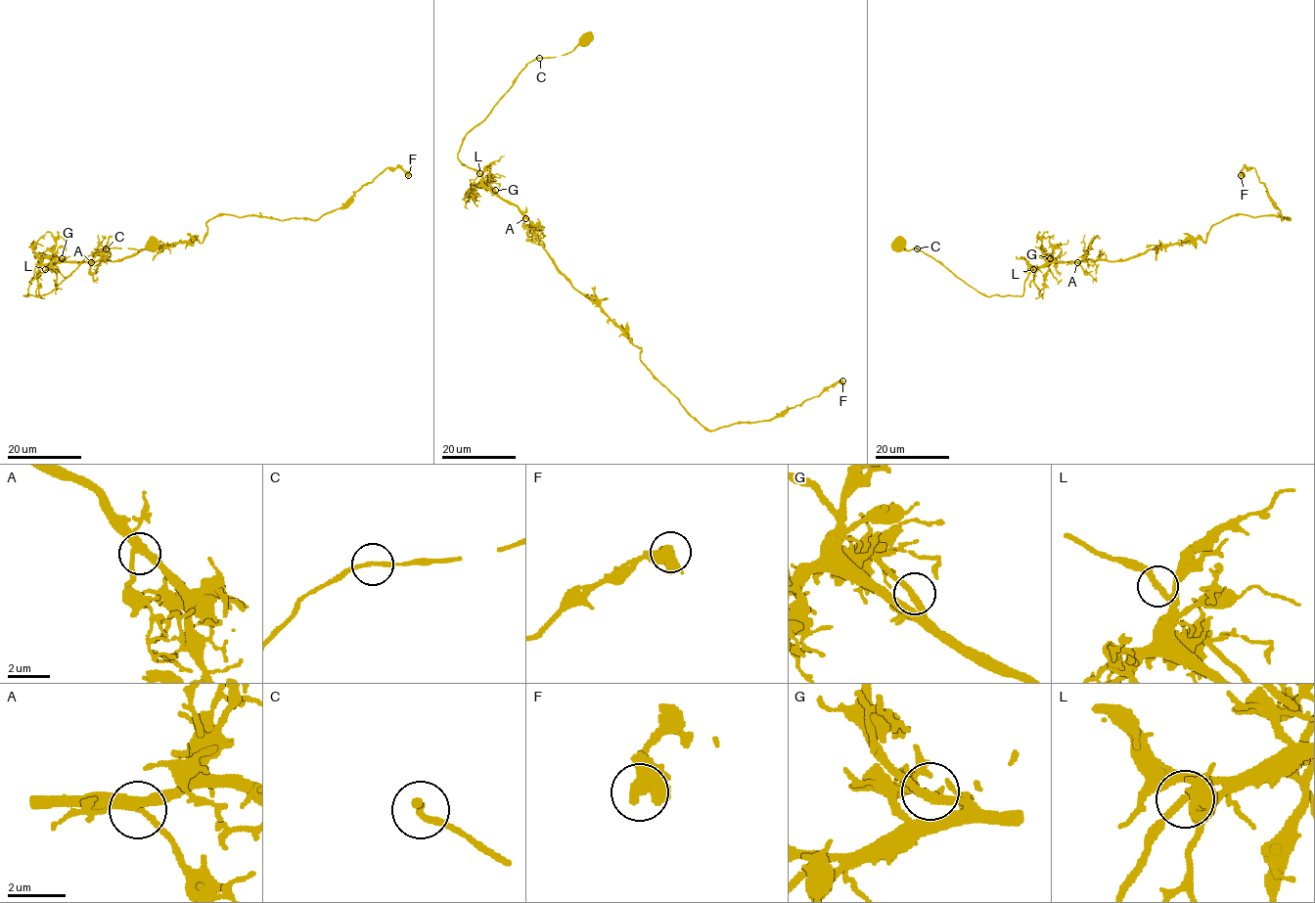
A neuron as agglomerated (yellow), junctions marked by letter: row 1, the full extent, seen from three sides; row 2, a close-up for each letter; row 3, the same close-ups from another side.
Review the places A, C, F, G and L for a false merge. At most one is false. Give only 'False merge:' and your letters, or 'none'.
False merge: none

